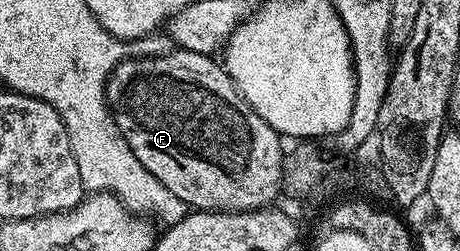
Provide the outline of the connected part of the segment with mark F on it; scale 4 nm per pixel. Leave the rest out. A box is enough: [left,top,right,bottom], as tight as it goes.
[106,48,286,213]

